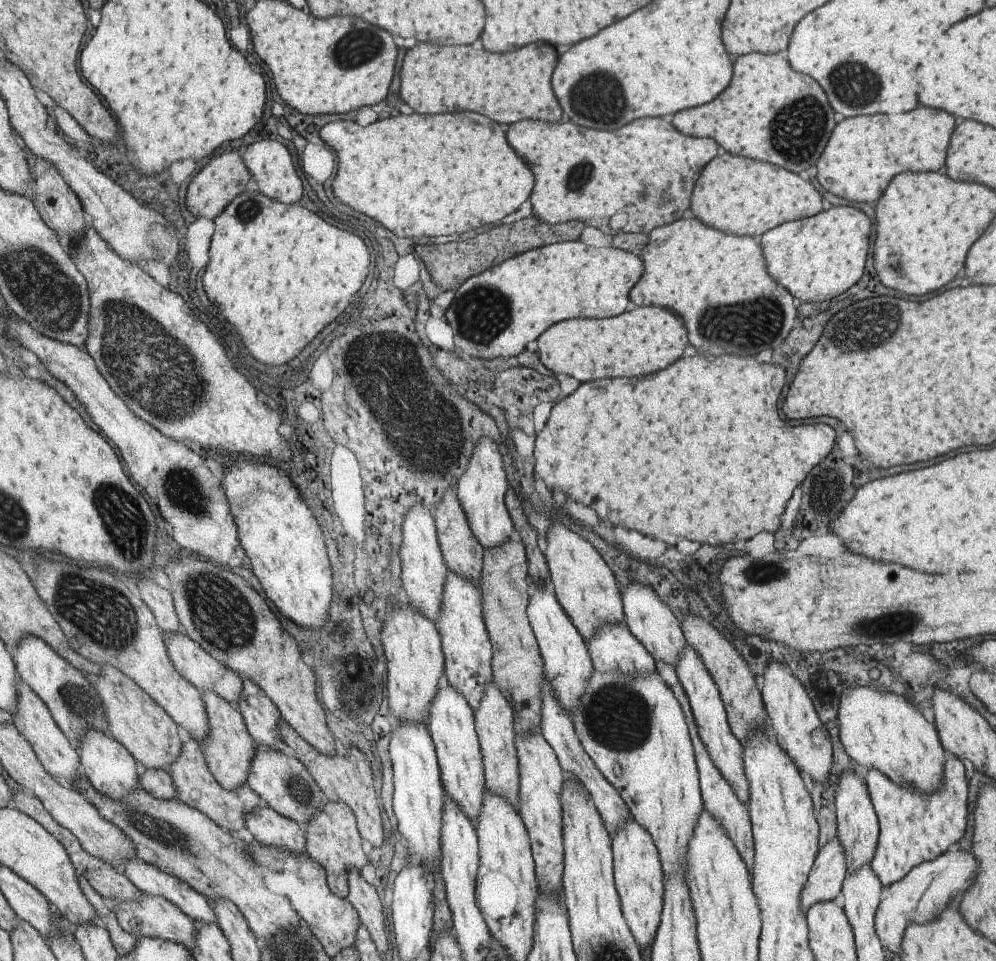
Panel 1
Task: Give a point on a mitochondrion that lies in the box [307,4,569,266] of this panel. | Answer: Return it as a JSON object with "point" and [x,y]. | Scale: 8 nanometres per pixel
{"point":[360,45]}

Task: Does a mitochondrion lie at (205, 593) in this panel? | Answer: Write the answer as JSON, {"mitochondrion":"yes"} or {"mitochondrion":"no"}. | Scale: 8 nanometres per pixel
{"mitochondrion":"yes"}

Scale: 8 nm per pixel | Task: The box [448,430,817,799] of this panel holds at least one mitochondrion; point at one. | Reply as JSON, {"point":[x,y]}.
{"point":[615,716]}

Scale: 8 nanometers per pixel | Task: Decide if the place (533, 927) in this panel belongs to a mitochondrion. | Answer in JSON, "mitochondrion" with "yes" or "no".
{"mitochondrion":"no"}

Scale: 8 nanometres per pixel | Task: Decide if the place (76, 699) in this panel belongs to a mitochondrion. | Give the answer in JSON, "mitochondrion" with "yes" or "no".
{"mitochondrion":"yes"}

